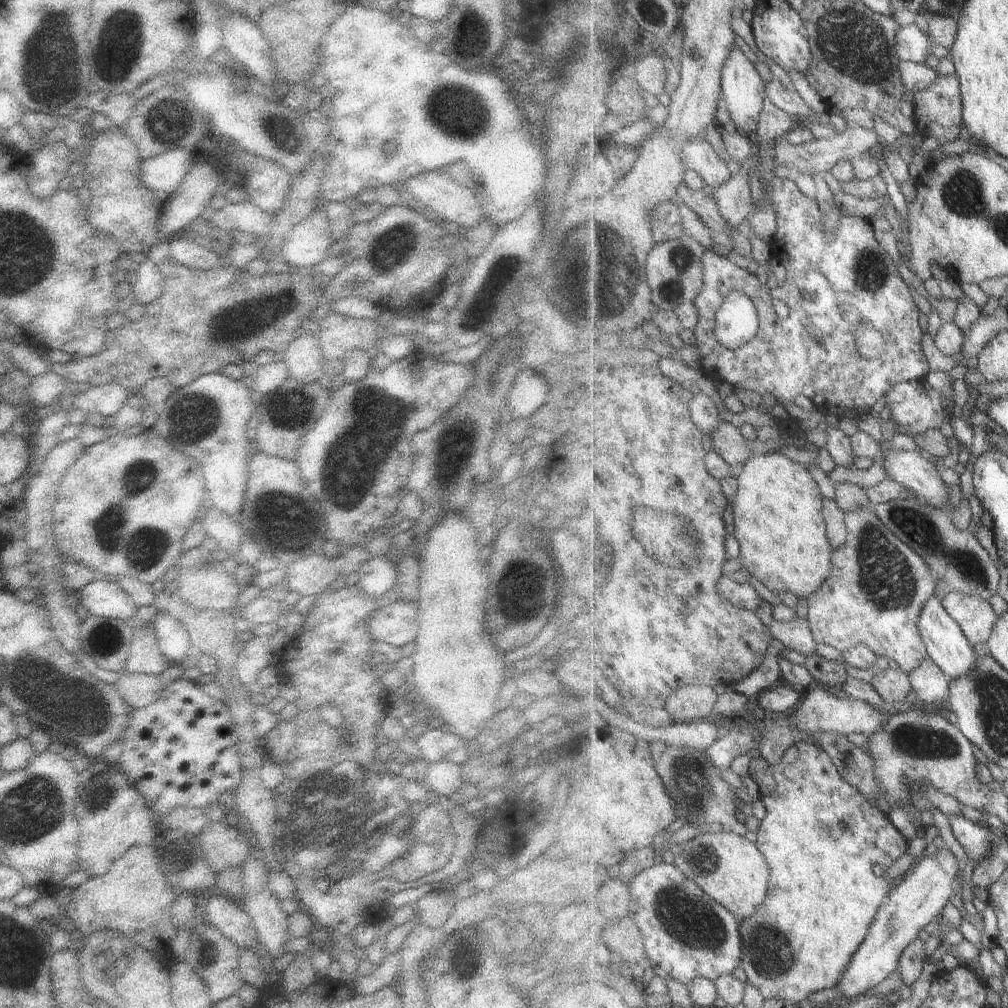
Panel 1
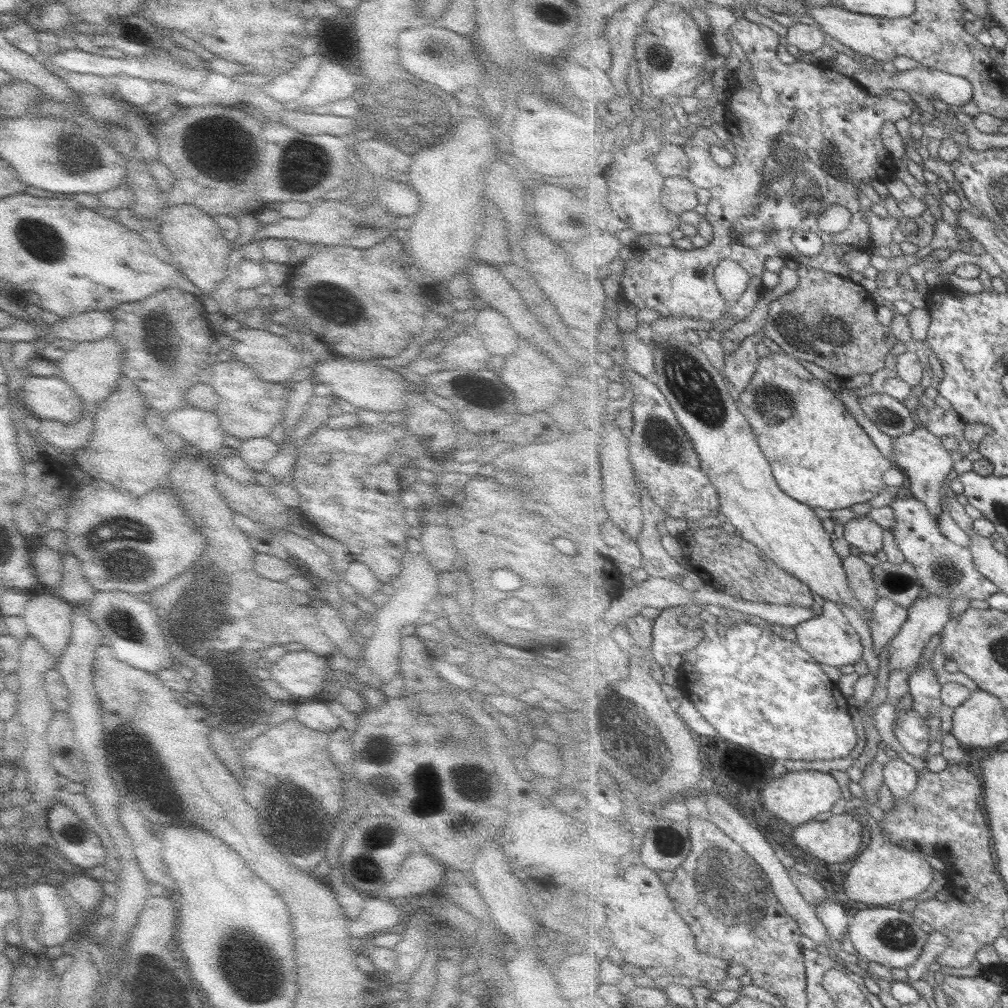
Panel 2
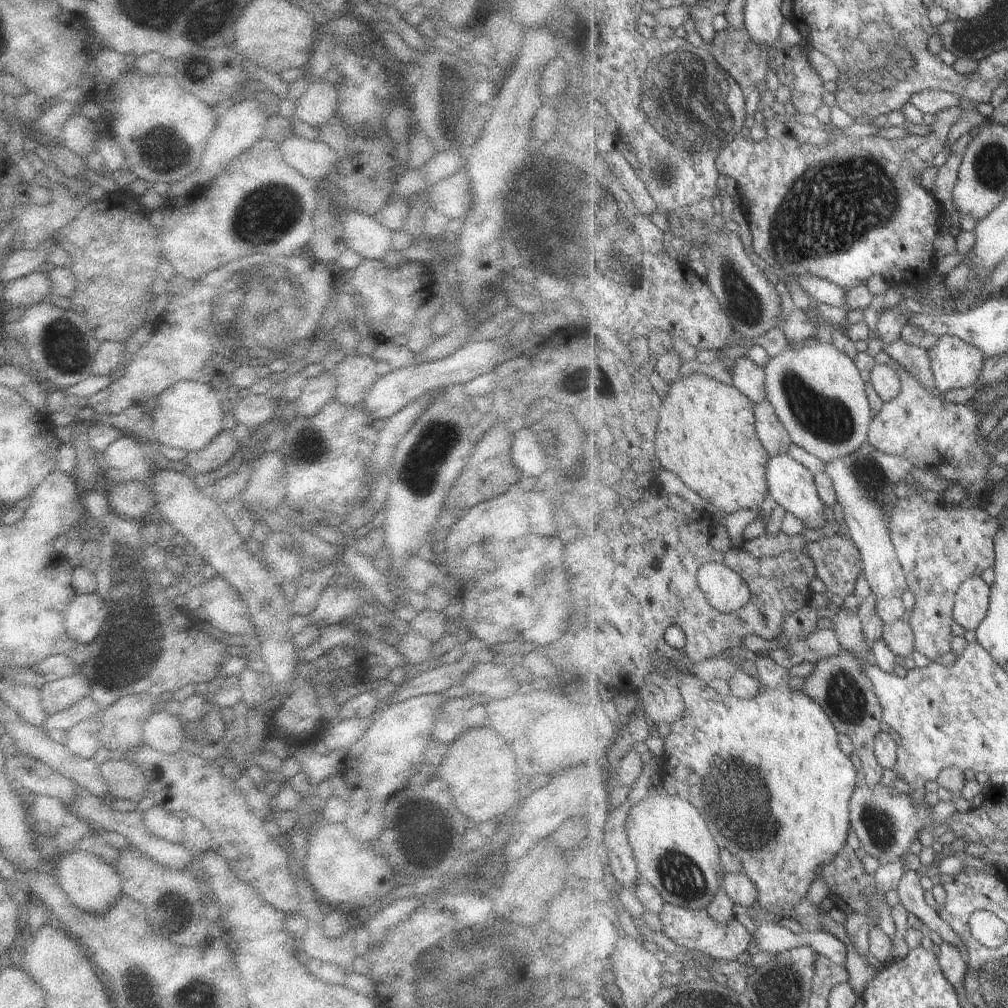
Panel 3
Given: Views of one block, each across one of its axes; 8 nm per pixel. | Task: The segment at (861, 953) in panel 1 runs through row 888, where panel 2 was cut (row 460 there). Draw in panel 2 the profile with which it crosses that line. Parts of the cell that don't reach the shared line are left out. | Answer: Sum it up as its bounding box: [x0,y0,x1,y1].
[890,428,955,516]

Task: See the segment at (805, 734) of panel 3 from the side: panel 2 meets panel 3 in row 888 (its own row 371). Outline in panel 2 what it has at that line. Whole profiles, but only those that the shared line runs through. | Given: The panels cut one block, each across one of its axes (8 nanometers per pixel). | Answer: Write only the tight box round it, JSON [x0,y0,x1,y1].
[739,352,895,512]

